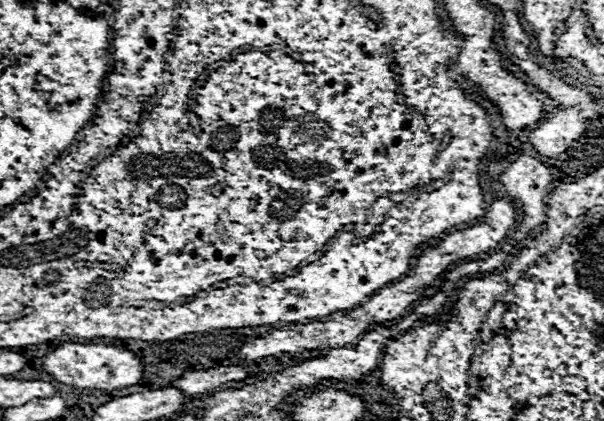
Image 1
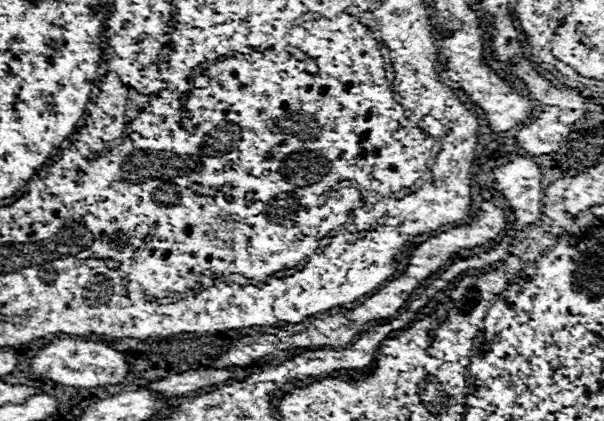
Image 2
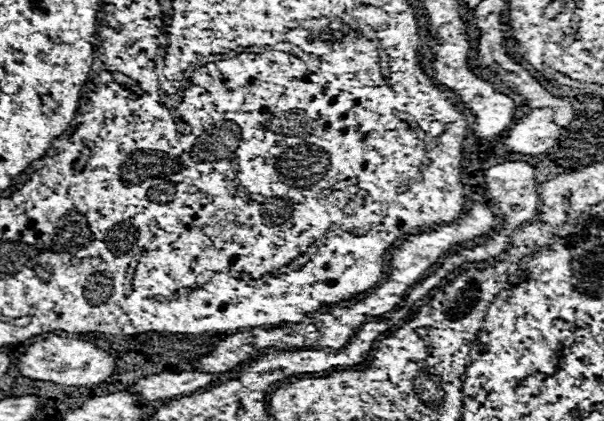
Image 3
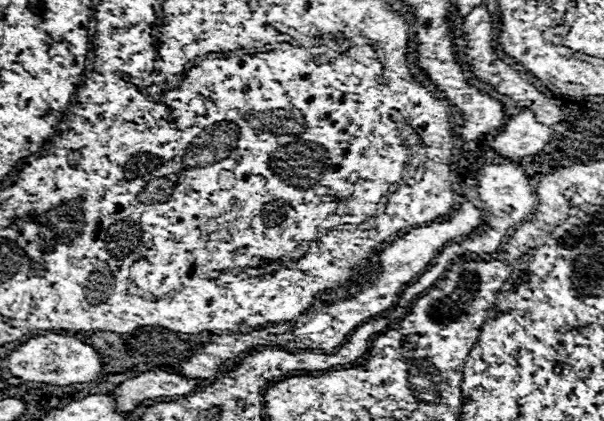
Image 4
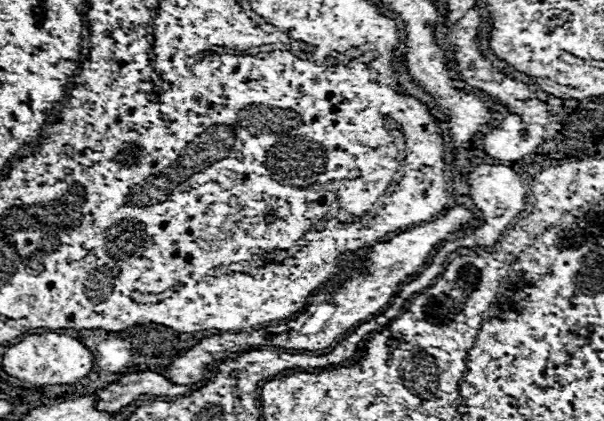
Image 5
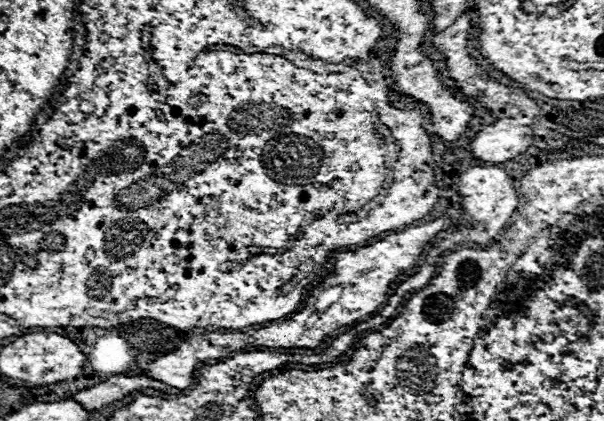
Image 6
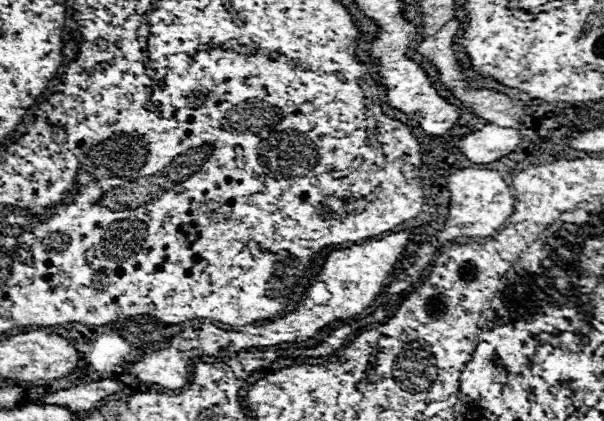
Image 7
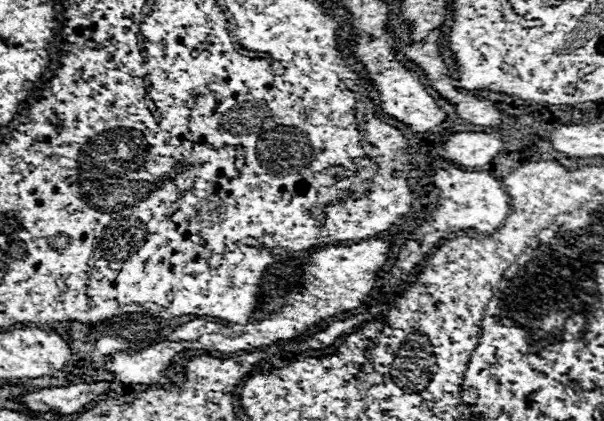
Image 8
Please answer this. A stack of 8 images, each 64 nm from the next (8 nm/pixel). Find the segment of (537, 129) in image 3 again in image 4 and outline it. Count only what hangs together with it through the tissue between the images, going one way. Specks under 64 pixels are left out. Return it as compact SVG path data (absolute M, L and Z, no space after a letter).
M520 112L506 122L504 130L492 138L490 146L506 158L522 158L542 152L552 136L554 130L536 122L534 112Z

